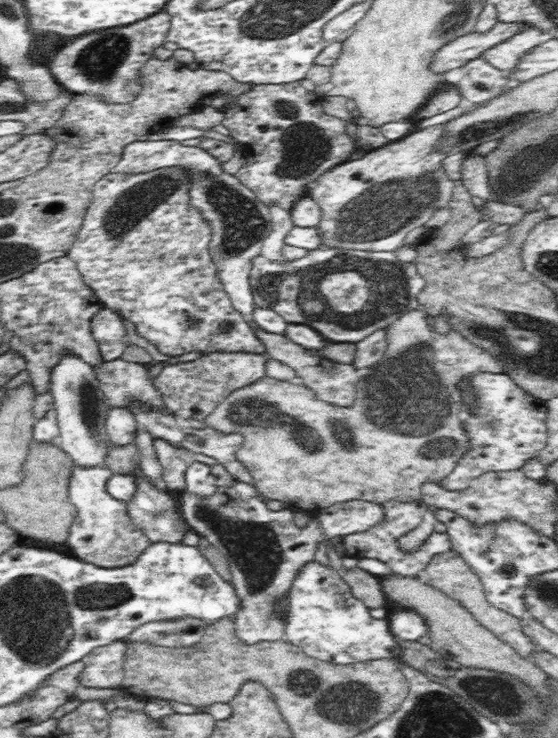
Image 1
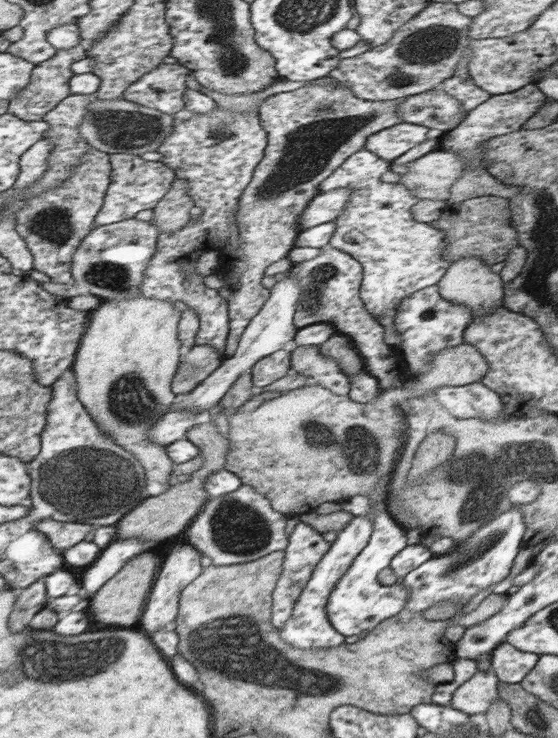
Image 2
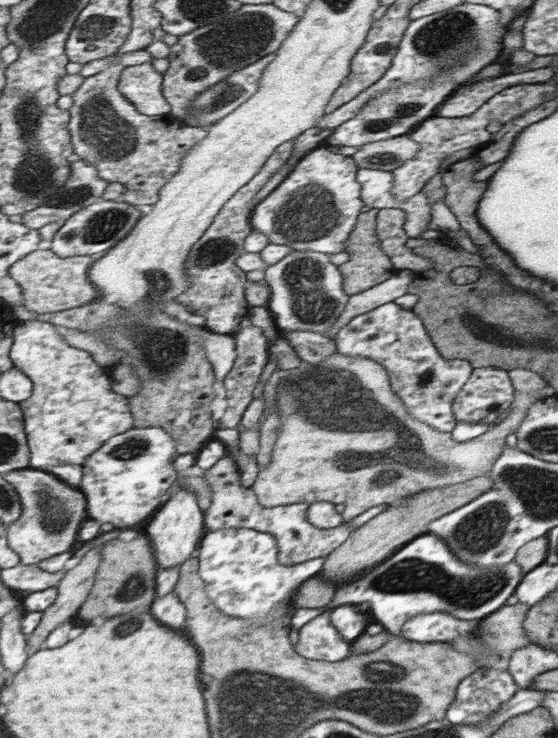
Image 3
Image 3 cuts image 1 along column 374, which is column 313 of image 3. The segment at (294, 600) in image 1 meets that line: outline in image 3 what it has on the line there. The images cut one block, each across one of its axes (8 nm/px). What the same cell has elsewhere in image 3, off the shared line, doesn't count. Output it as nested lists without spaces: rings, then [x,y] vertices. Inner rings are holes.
[[[325,608],[319,616],[299,628],[297,648],[295,652],[309,660],[323,660],[323,662],[339,662],[351,654],[351,644],[345,642],[337,630],[331,626],[329,616],[333,610]]]

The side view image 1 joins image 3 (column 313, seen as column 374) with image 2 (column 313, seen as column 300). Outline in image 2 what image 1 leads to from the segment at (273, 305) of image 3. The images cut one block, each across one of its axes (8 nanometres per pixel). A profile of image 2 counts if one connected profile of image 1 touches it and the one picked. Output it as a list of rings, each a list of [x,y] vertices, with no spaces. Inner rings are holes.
[[[325,246],[319,256],[297,264],[295,278],[301,288],[301,296],[293,314],[293,328],[301,330],[313,324],[329,324],[337,334],[345,336],[353,344],[359,358],[363,358],[363,366],[367,366],[365,374],[377,380],[379,392],[389,390],[393,382],[403,376],[407,364],[403,360],[401,350],[383,342],[383,328],[379,326],[379,322],[371,320],[367,308],[363,308],[363,300],[359,298],[363,282],[361,262],[347,252]]]

